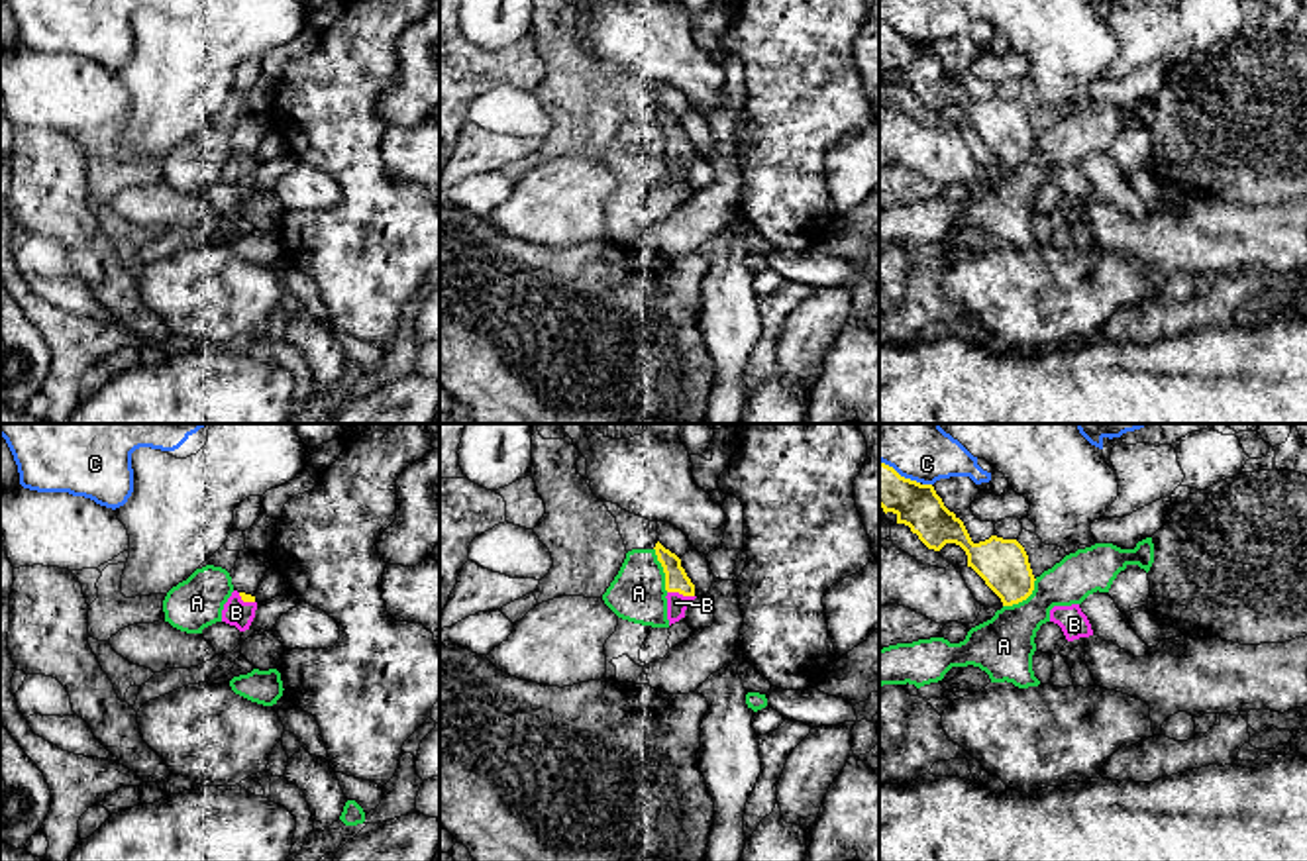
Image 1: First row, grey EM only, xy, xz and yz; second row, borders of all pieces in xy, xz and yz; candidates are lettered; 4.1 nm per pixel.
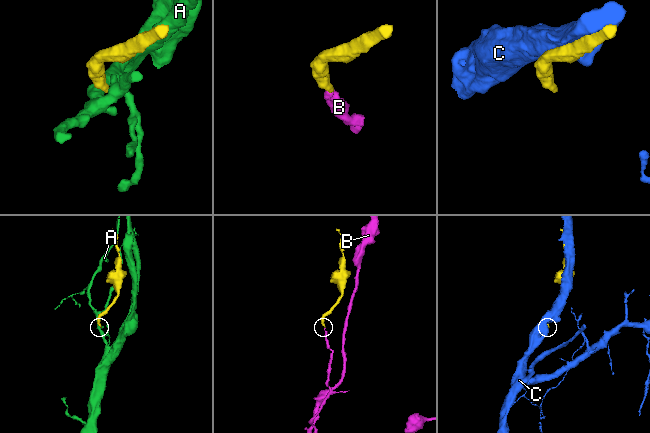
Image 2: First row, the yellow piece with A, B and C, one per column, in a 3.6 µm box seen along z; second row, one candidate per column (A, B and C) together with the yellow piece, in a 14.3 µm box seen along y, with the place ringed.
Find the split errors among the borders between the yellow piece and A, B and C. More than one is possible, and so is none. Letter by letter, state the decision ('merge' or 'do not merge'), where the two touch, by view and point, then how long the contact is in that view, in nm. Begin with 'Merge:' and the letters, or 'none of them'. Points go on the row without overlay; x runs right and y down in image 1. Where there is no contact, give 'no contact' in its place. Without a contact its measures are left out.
Merge: B
A: do not merge; contact xz (664, 130); length 190 nm
B: merge; contact xz (681, 153); length 110 nm
C: do not merge; contact yz (897, 34); length 190 nm

